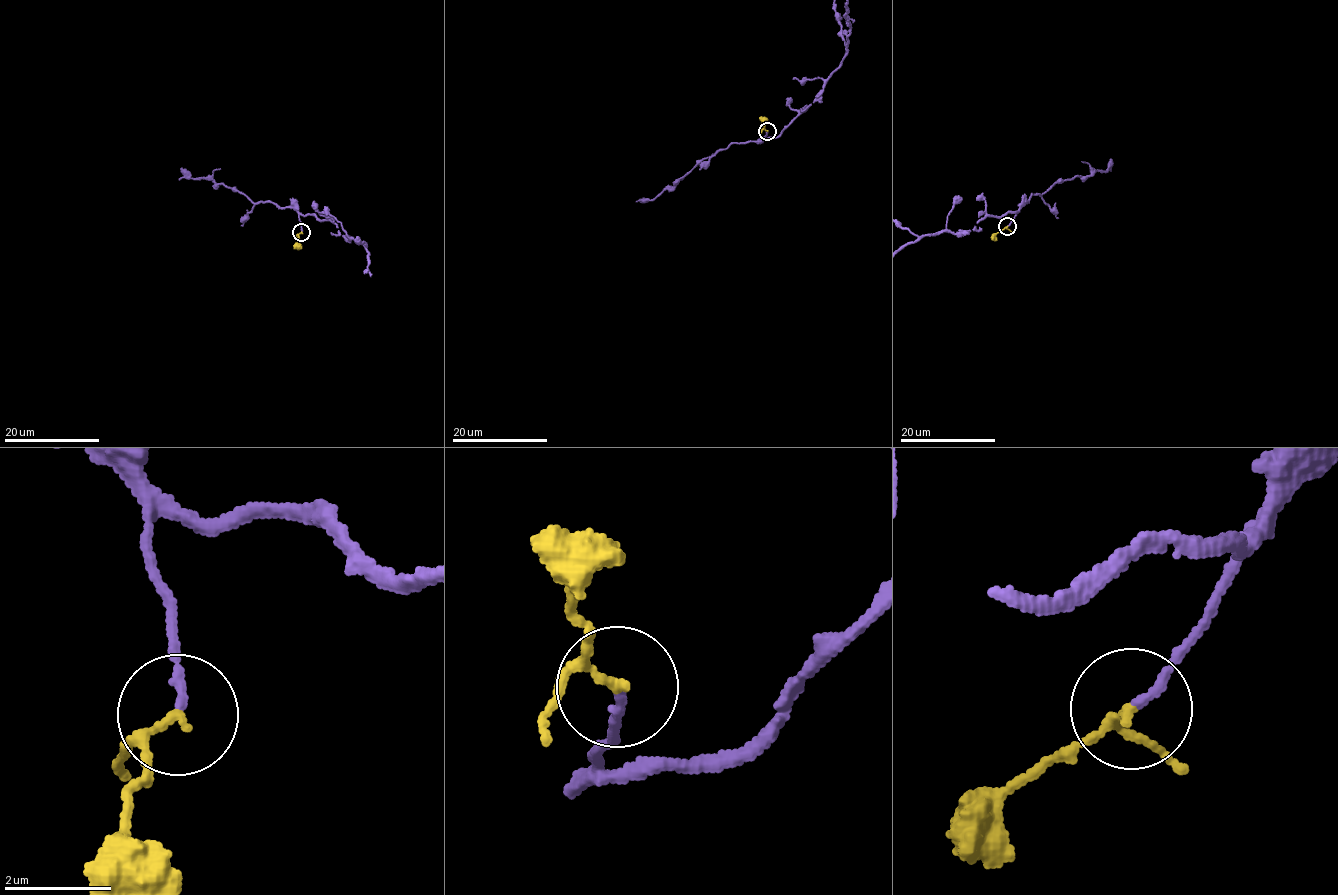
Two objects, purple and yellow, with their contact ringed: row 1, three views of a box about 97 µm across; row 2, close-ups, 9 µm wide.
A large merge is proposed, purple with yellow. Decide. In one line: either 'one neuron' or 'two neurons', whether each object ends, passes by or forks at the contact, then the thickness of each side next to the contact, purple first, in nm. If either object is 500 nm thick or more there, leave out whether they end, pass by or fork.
one neuron; purple ends; yellow passes by; calibres 160 and 130 nm

